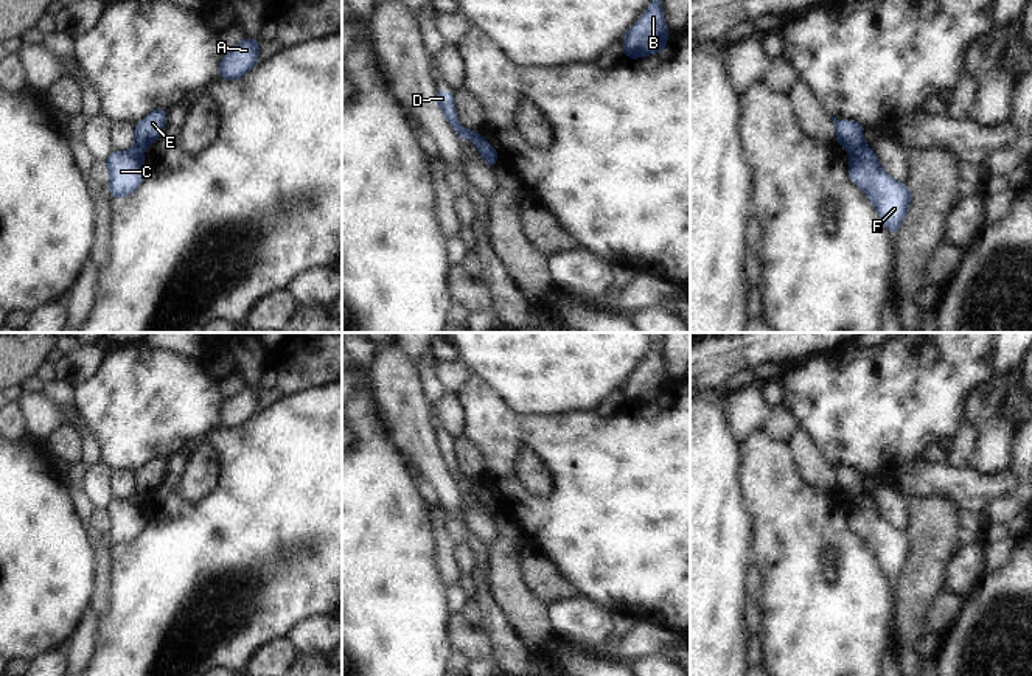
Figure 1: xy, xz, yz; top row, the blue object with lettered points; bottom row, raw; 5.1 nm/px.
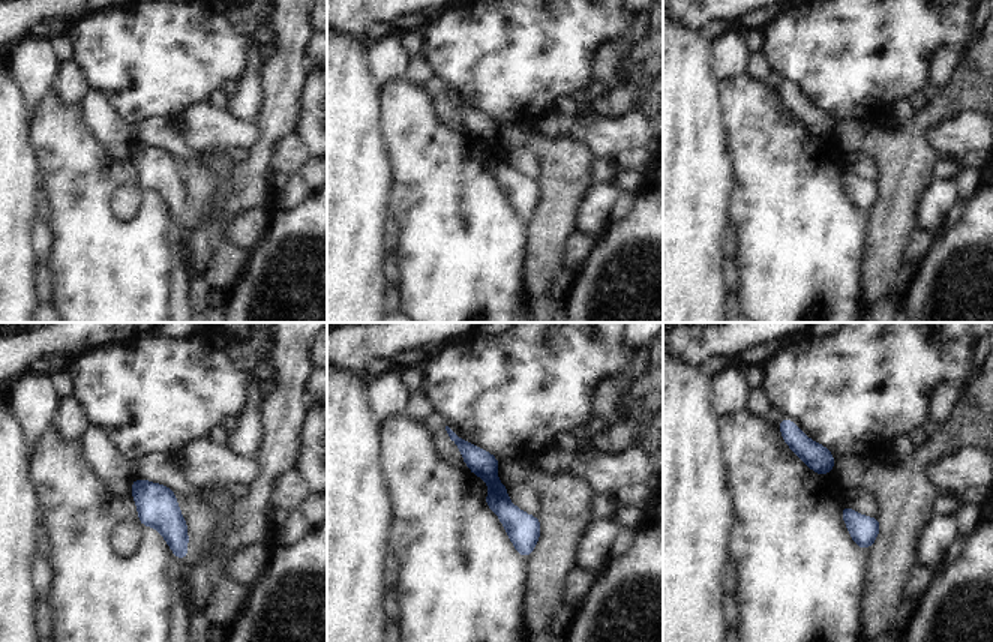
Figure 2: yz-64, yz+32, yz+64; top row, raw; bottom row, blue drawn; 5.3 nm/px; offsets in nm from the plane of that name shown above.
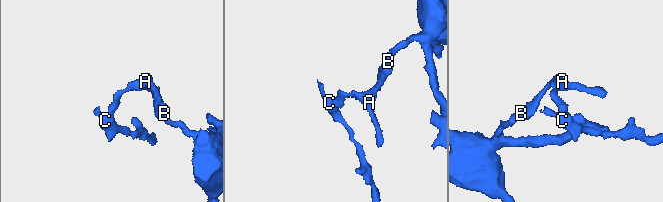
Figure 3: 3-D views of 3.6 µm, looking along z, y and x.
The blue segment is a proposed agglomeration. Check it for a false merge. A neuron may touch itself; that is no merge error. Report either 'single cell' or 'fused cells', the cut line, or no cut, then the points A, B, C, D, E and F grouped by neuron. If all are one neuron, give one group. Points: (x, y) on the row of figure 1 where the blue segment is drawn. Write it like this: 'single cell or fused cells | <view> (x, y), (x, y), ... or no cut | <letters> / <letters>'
fused cells | yz (863, 145), (850, 149) | A B E / C D F

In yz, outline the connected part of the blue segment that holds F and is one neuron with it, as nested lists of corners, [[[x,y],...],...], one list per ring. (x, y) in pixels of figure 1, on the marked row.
[[[869,146],[850,149],[849,179],[873,202],[883,225],[897,235],[911,202],[908,185],[889,177]]]

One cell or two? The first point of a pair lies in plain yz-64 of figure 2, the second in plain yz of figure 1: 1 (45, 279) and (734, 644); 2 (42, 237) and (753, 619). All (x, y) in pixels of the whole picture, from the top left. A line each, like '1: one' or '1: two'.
1: two
2: one

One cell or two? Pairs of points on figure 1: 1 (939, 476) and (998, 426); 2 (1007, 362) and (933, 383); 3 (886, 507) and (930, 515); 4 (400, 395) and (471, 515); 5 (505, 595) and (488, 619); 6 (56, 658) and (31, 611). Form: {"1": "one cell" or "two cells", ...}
{"1": "two cells", "2": "two cells", "3": "two cells", "4": "two cells", "5": "two cells", "6": "two cells"}

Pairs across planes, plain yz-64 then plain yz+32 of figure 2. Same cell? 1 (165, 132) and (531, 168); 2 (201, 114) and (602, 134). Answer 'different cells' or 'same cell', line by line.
1: same cell
2: same cell

